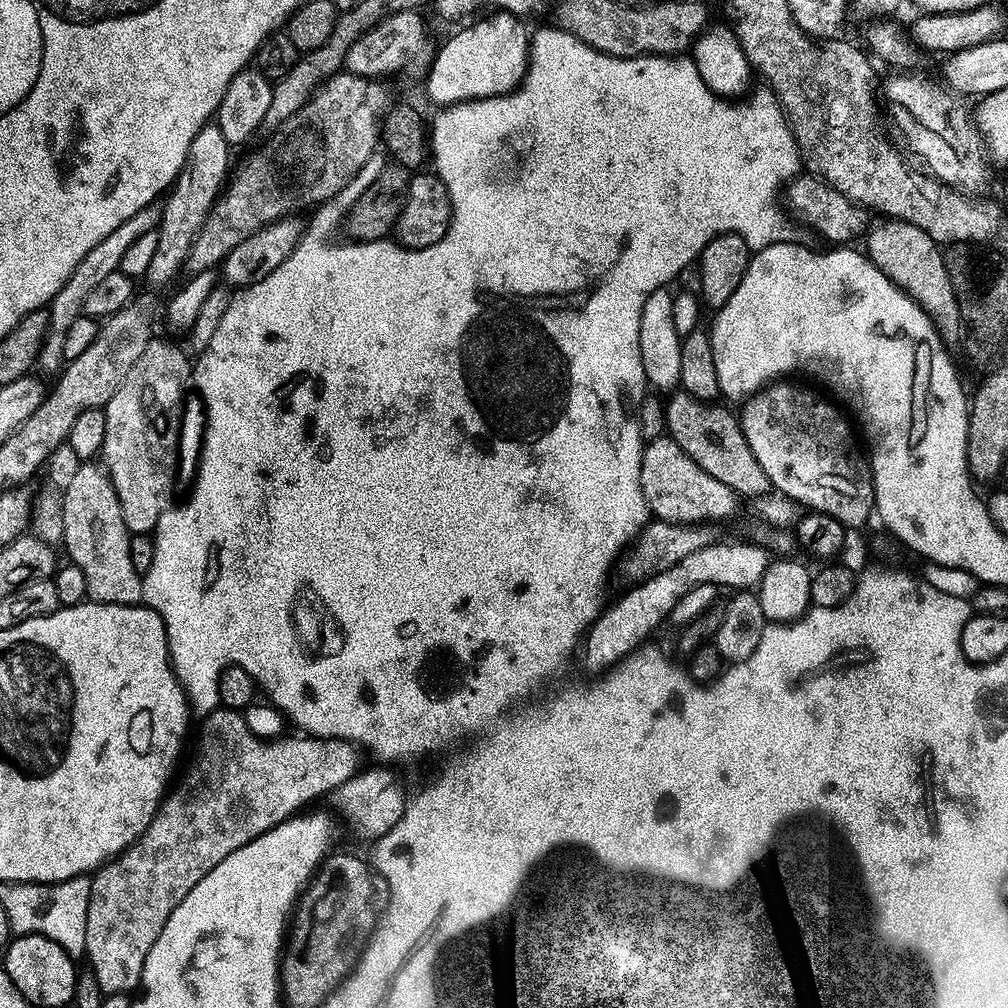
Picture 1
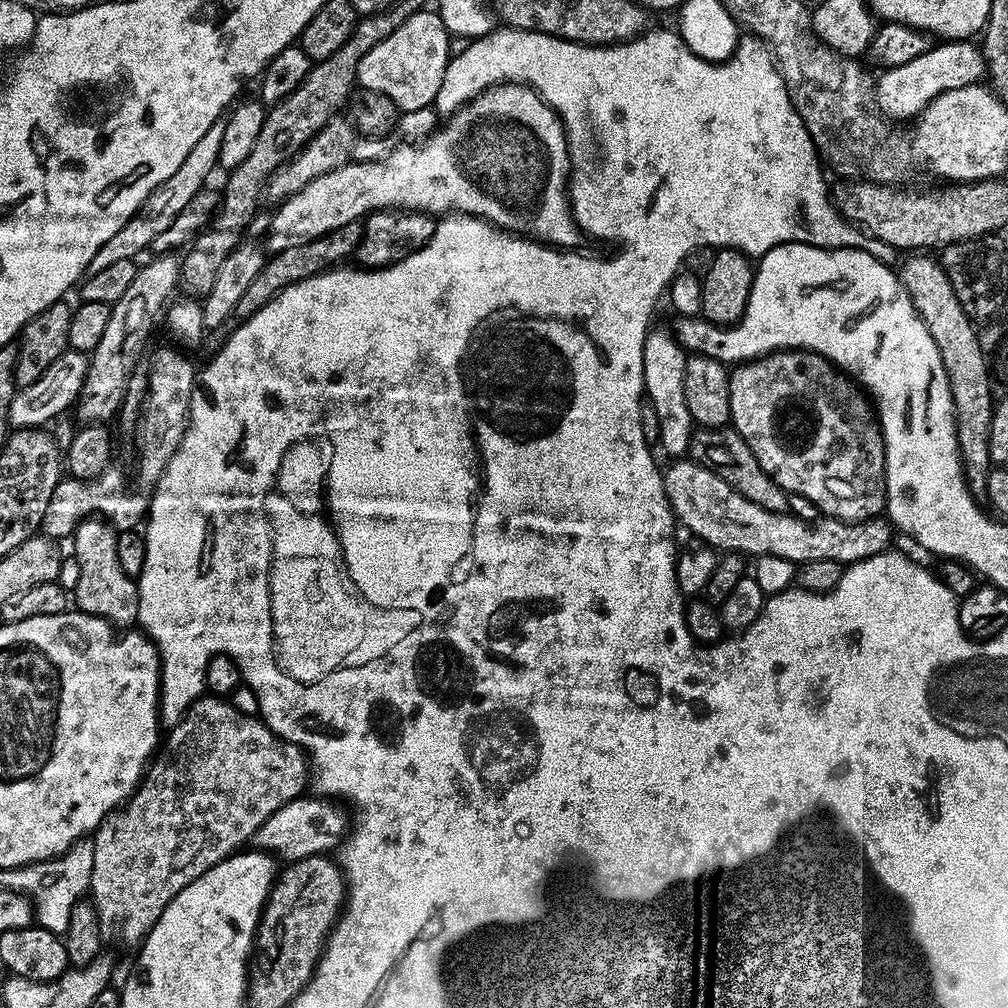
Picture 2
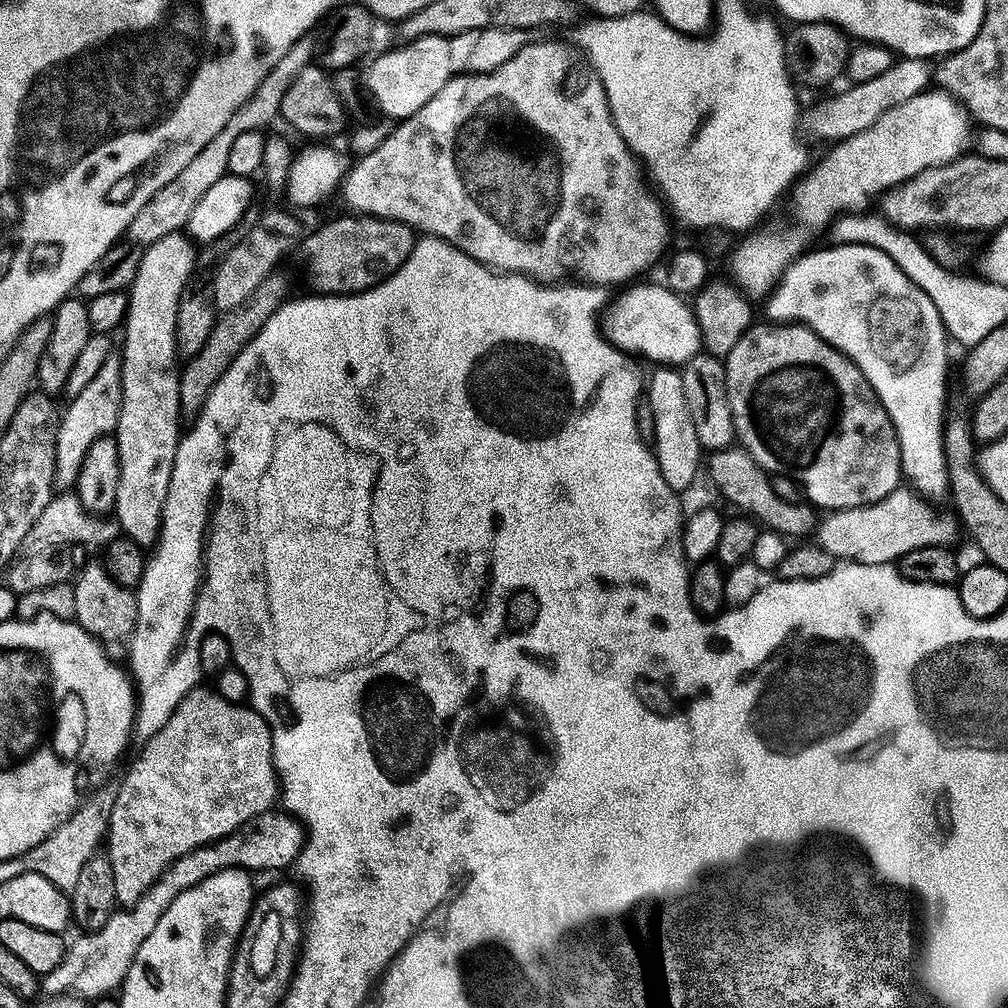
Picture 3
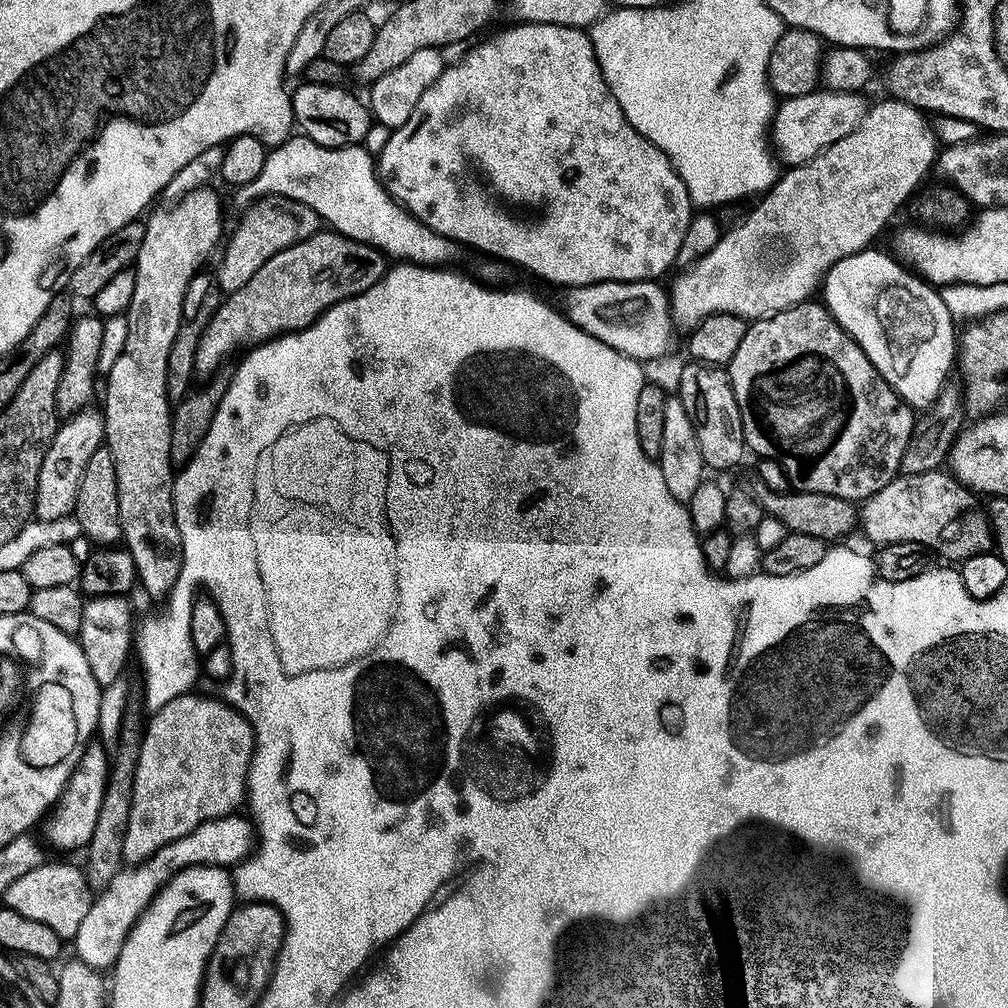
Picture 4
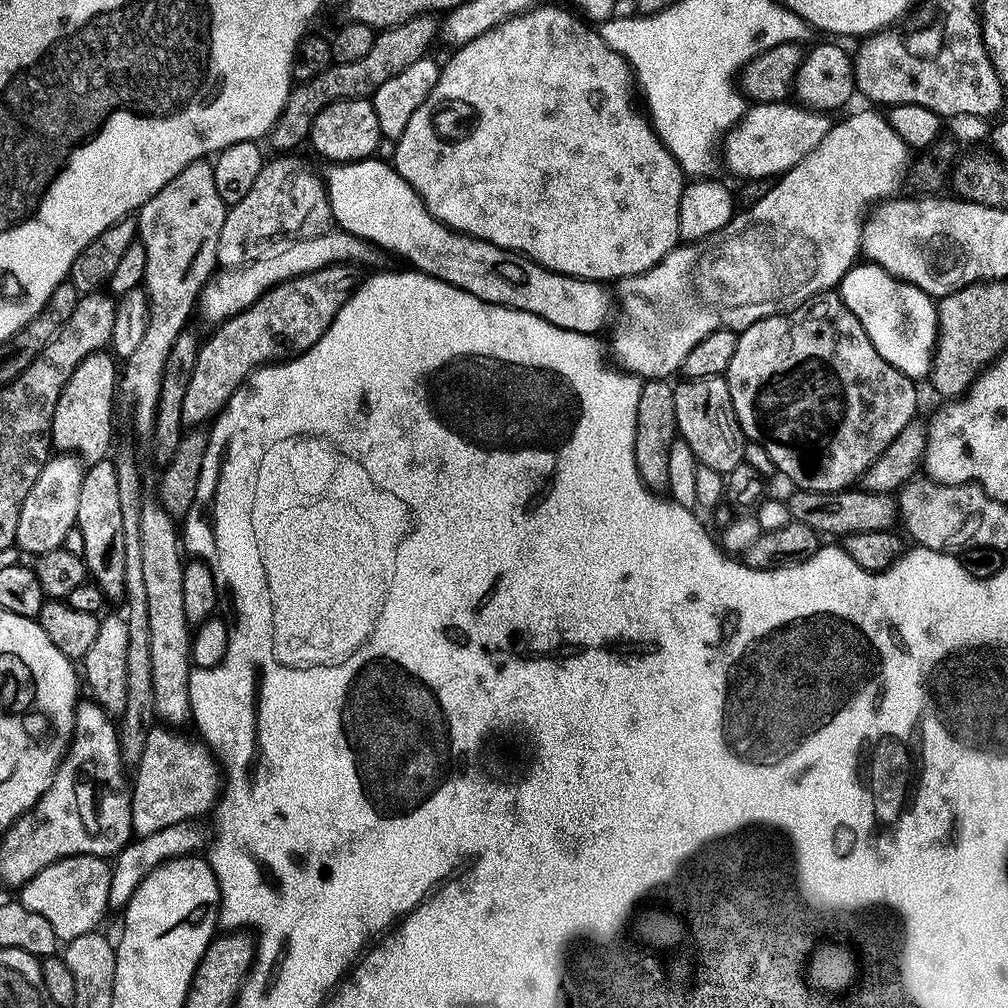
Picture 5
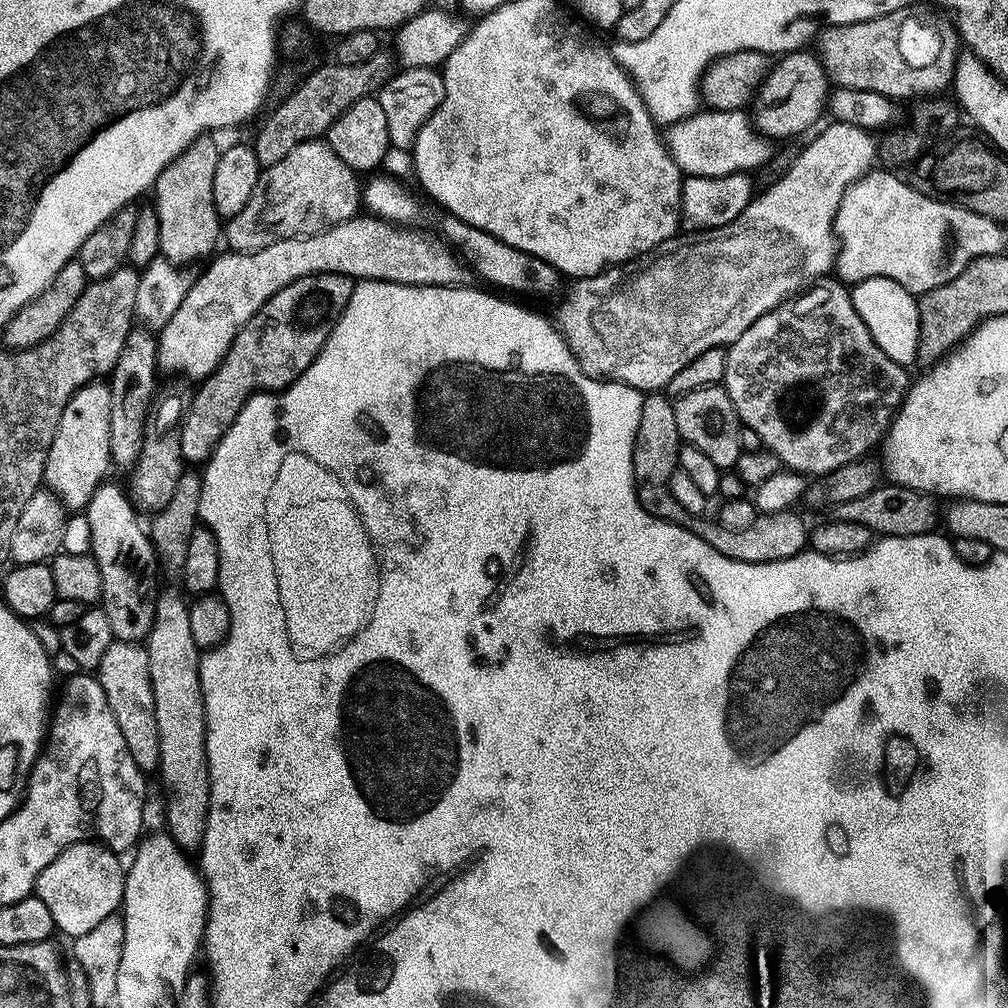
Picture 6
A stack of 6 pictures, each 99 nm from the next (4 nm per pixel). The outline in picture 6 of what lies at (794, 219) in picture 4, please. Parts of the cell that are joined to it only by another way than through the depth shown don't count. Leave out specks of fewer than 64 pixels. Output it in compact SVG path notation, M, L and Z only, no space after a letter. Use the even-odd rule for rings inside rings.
M832 122L829 125L821 136L814 137L808 145L803 145L799 149L797 161L774 186L753 195L746 210L742 210L742 214L738 214L738 218L734 218L734 222L705 232L677 234L671 240L662 242L656 247L655 252L647 257L644 263L648 264L642 265L633 276L626 277L621 284L620 276L616 273L619 271L616 270L605 270L596 276L582 276L569 283L572 285L569 286L564 301L556 308L554 323L568 344L568 349L574 354L578 366L586 375L602 380L614 380L617 384L629 384L631 388L638 388L645 394L651 393L653 390L667 389L670 378L674 378L674 374L678 374L678 370L682 370L682 366L686 366L686 362L694 362L694 358L698 358L698 354L703 354L705 350L724 348L733 344L751 324L758 322L758 318L762 318L762 314L774 310L785 300L791 300L793 296L803 292L813 282L827 277L833 271L838 247L835 229L836 211L842 202L842 194L846 194L848 187L858 178L873 171L875 164L872 163L877 163L878 160L878 144L875 139L872 141L873 133L871 131L860 128L857 124Z

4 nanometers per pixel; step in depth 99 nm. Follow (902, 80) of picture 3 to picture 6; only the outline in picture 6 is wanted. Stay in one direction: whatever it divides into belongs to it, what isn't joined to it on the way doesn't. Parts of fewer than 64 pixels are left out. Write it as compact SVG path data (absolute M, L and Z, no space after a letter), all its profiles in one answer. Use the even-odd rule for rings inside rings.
M697 110L685 120L667 125L666 143L685 177L725 176L735 172L752 174L774 153L773 141L760 133L752 123L751 115L744 110Z

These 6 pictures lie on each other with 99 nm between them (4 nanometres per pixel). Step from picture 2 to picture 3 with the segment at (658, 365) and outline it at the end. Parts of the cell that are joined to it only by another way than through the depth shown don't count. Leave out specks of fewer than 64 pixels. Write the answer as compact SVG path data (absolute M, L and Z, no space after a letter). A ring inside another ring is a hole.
M656 366L652 368L652 377L647 377L646 380L646 398L650 402L650 410L654 410L654 438L650 442L650 447L655 455L656 461L658 462L658 470L662 474L662 478L666 478L666 486L670 486L673 492L677 494L684 494L684 491L691 486L696 480L696 475L701 475L702 472L702 456L700 460L700 455L702 455L702 449L700 443L698 442L698 433L694 430L694 418L690 418L690 406L686 406L686 390L682 390L682 378L680 377L679 371L672 366Z

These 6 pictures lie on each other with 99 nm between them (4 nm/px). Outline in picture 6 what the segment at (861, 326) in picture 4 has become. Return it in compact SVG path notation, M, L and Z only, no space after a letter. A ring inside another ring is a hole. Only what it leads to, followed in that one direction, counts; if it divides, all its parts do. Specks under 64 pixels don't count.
M881 276L860 280L851 285L850 291L858 318L866 322L866 330L870 330L879 348L894 358L894 362L905 366L915 365L916 351L920 345L920 305L917 297L898 286L898 282Z

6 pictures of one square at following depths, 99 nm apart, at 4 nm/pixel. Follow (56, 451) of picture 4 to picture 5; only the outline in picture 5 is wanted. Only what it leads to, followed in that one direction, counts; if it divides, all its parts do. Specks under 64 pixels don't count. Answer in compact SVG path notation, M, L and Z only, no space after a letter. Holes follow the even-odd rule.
M71 454L49 455L42 466L22 510L18 514L18 530L15 547L21 553L29 552L32 558L46 554L55 548L65 547L68 535L73 535L78 518L78 493L82 491L85 465L79 456Z

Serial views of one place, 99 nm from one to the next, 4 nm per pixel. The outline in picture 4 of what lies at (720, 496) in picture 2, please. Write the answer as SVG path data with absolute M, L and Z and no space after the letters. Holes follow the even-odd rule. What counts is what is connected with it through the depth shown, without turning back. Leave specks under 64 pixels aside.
M944 470L926 474L898 474L882 490L878 490L863 501L858 512L858 524L876 546L892 543L920 543L924 548L937 556L945 556L945 561L959 562L974 558L974 554L991 552L994 548L992 526L988 522L987 511L979 504L977 493L960 483L955 476Z

